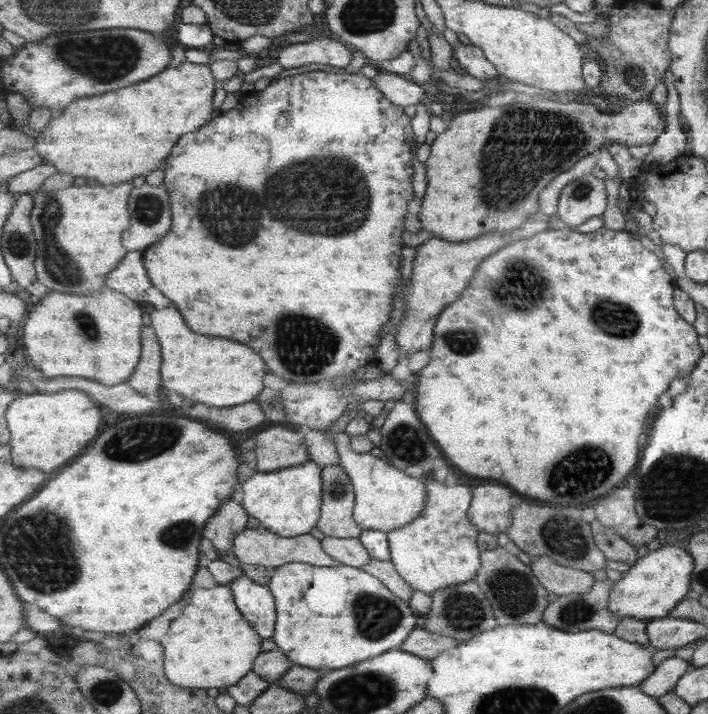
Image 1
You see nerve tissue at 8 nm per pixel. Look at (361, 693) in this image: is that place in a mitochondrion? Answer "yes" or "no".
yes

